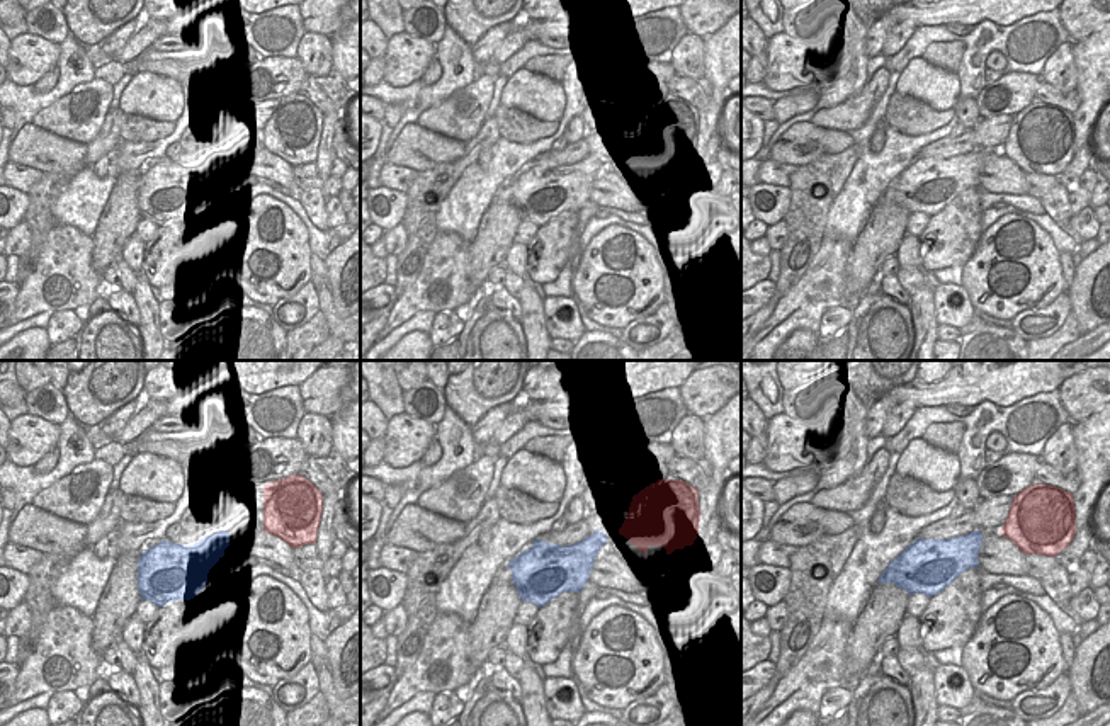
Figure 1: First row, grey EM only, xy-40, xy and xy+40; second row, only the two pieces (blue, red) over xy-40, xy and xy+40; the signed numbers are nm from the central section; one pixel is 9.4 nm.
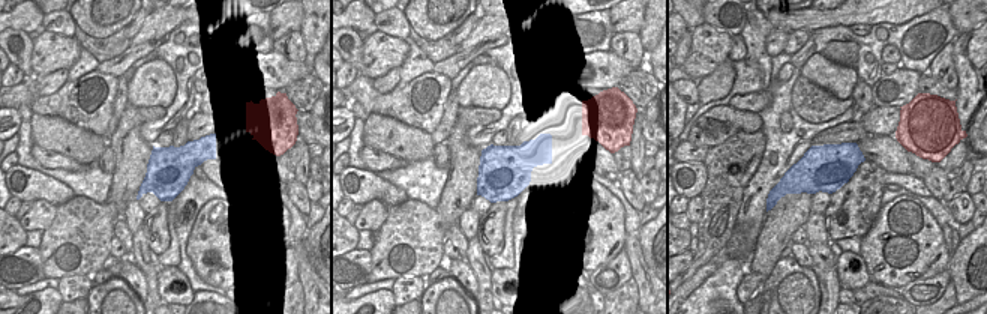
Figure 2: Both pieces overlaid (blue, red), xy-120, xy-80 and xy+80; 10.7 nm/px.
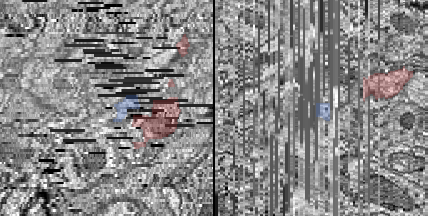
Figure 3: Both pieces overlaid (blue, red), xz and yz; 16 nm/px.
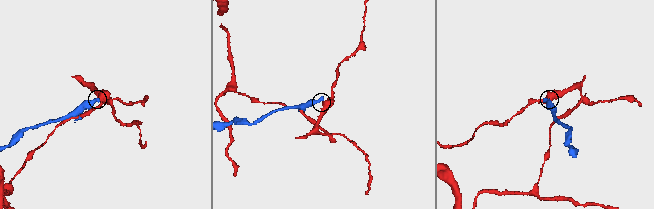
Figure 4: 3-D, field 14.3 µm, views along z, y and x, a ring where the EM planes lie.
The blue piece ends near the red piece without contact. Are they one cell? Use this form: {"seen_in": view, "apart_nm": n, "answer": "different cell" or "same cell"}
{"seen_in": "xy", "apart_nm": 130, "answer": "different cell"}

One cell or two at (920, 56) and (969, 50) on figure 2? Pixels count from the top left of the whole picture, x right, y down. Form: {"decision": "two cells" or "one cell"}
{"decision": "two cells"}

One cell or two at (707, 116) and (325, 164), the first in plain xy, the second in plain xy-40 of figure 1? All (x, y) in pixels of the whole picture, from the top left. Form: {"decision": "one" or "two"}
{"decision": "one"}

